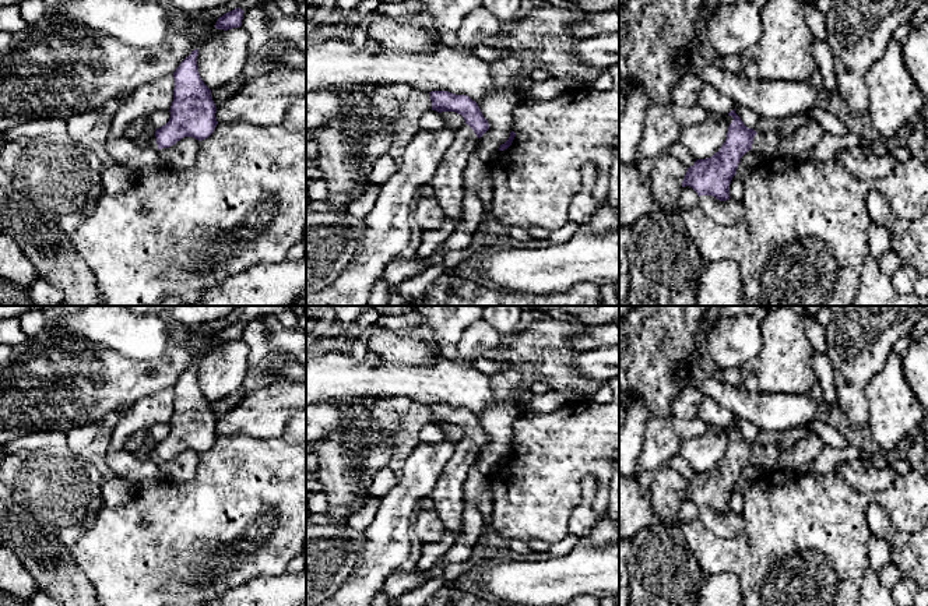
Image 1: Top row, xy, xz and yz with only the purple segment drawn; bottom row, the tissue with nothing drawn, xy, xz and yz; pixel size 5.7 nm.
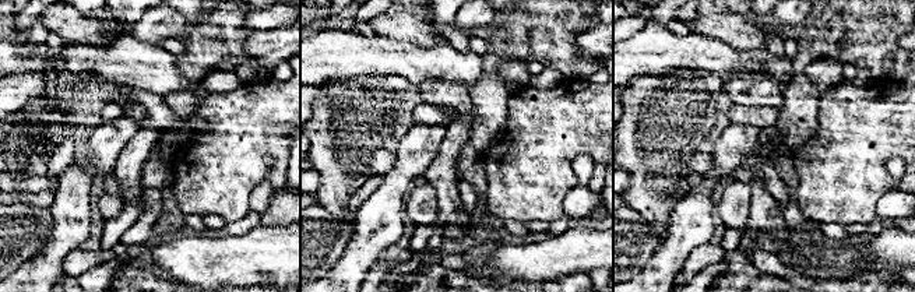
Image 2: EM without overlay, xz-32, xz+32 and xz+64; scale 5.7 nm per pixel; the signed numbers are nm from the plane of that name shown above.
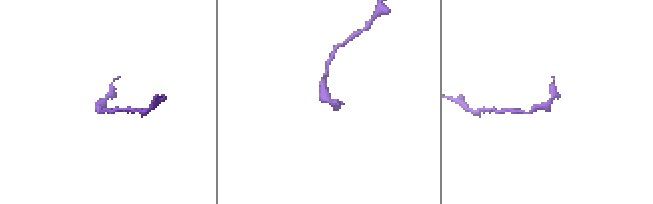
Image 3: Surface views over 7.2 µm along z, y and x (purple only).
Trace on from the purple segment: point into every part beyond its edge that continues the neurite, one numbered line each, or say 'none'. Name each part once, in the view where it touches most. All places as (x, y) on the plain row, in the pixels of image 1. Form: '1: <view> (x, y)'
1: xz (447, 496)

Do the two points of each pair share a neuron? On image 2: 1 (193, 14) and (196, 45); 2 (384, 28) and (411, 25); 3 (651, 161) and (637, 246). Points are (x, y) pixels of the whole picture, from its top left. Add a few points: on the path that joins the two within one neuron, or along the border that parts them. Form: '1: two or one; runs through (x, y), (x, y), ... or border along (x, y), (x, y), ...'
1: two; border along (203, 14), (199, 20), (189, 24)
2: one; runs through (391, 25), (404, 25)
3: two; border along (627, 204), (650, 227), (658, 238), (658, 245)

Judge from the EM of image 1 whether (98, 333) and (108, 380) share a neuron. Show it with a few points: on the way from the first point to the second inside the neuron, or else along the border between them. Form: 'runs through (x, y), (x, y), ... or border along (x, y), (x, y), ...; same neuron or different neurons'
border along (73, 333), (108, 345), (130, 360); different neurons

